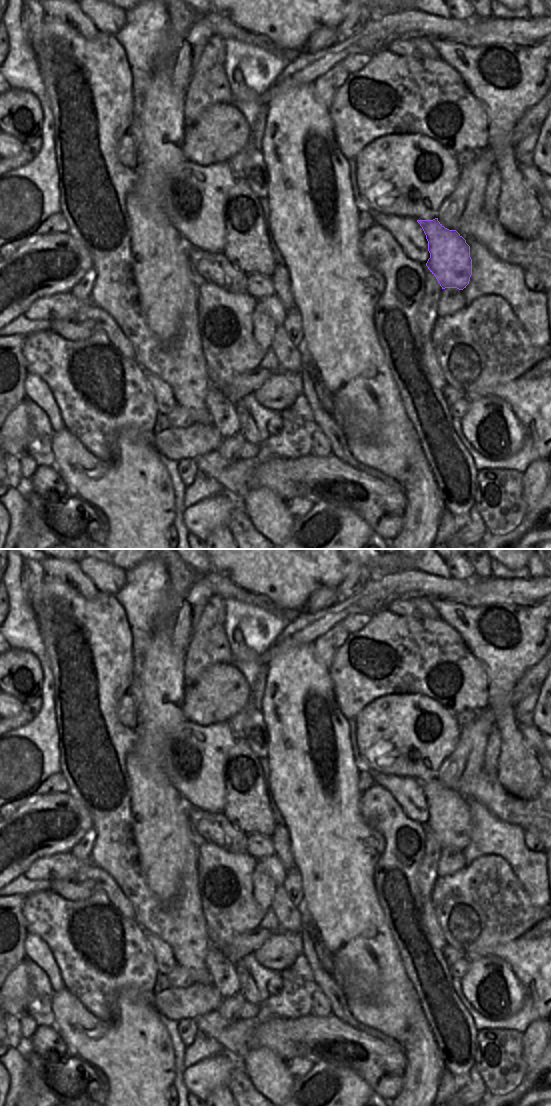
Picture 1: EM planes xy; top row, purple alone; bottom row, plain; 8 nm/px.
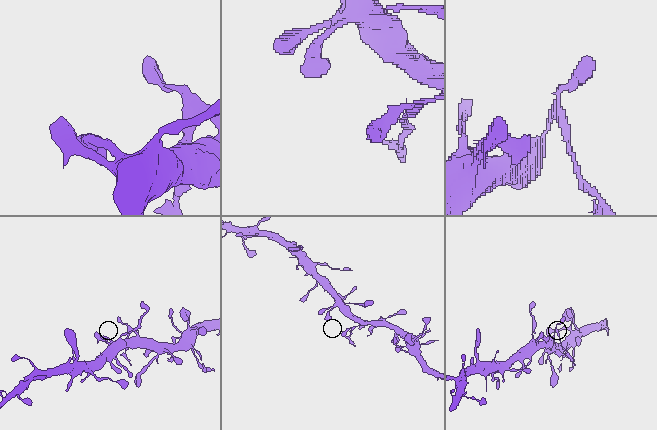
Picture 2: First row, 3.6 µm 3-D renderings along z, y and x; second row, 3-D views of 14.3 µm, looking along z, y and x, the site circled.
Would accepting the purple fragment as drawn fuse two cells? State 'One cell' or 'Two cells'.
Two cells

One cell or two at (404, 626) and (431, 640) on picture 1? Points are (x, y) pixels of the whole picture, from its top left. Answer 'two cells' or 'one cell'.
one cell

